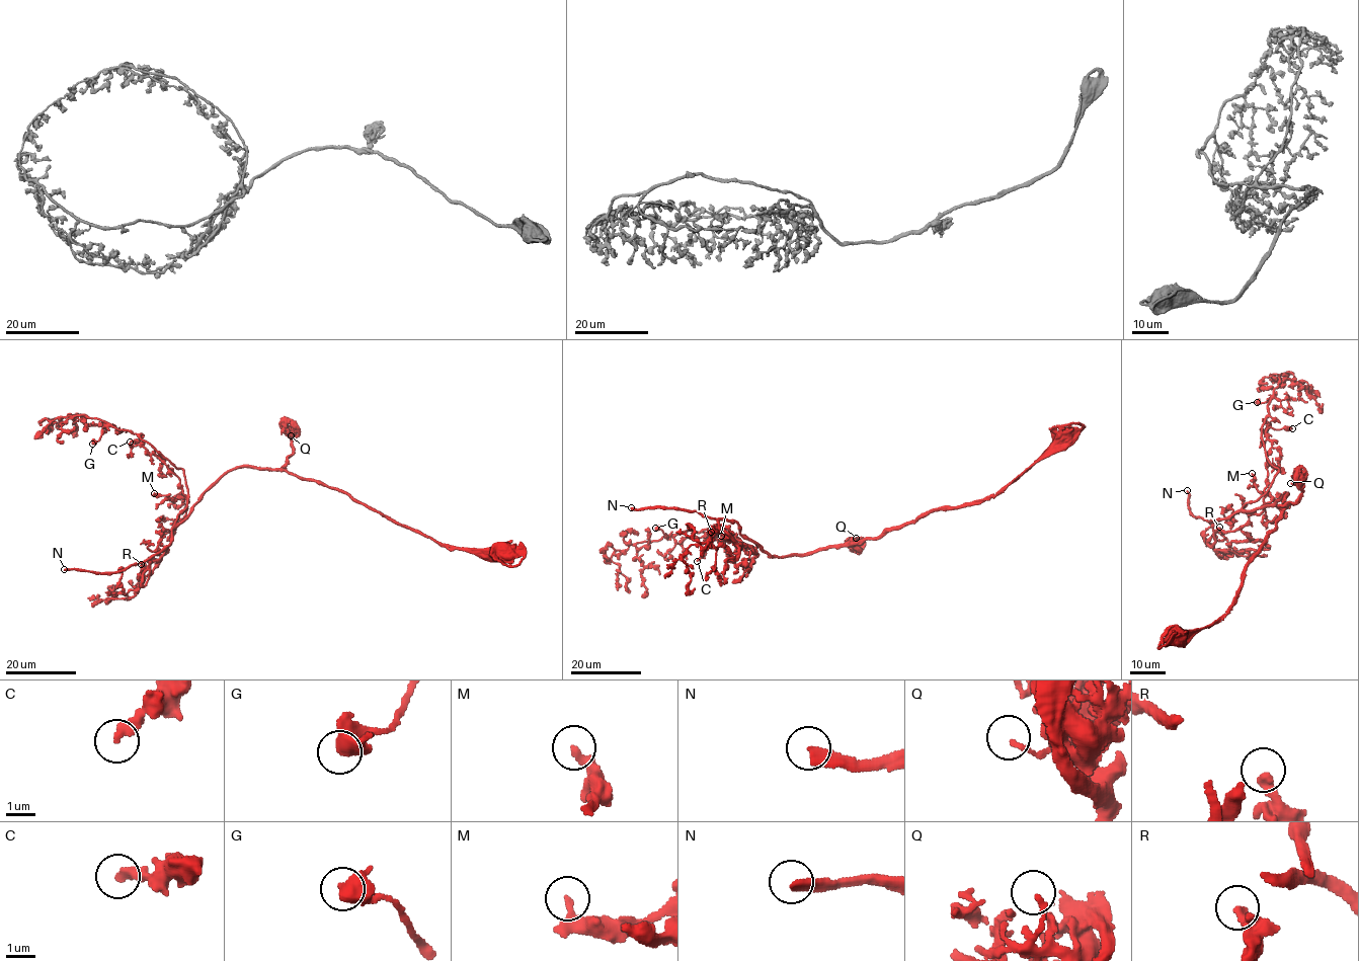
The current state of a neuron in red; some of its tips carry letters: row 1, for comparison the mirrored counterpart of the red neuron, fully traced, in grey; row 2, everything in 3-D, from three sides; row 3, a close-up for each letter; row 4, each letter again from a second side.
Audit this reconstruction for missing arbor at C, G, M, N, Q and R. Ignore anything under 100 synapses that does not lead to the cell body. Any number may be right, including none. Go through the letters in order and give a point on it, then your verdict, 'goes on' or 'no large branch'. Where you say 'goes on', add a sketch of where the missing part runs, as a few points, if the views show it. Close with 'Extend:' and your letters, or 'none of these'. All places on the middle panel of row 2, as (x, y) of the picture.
C: (697, 561) | no large branch
G: (655, 528) | no large branch
M: (721, 536) | no large branch
N: (631, 507) | goes on
Q: (856, 538) | no large branch
R: (711, 532) | no large branch
Extend: N

